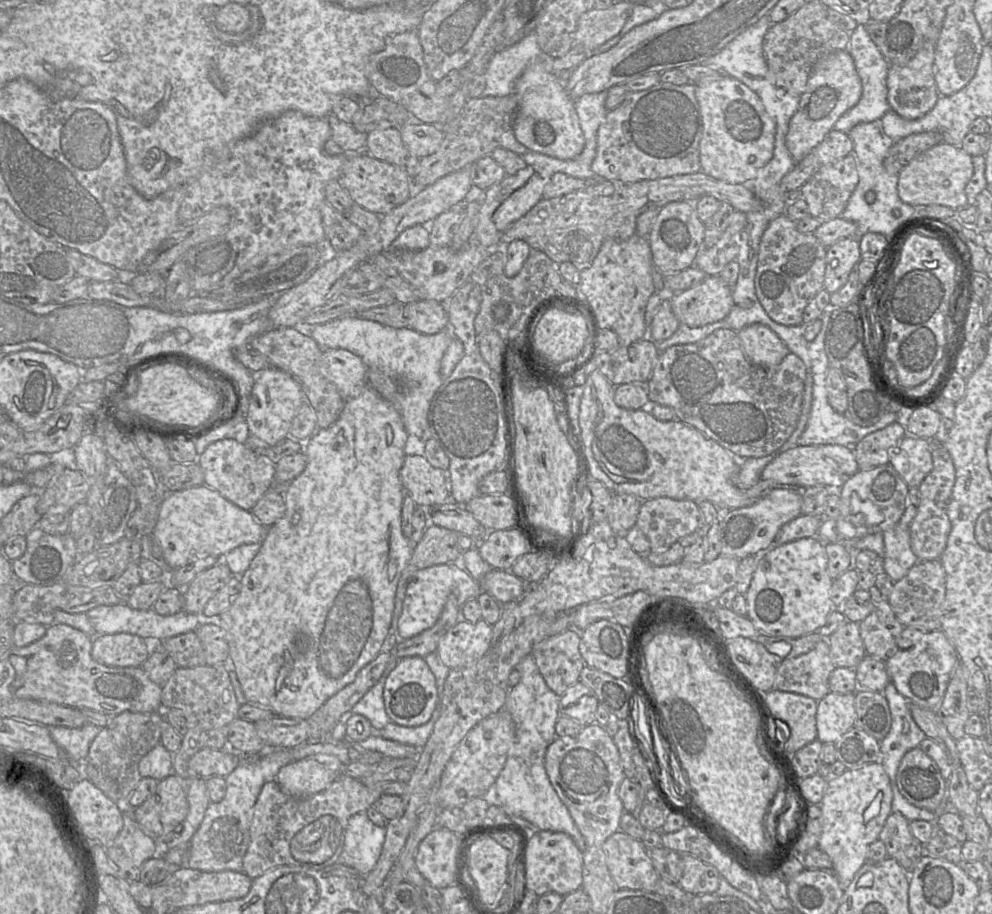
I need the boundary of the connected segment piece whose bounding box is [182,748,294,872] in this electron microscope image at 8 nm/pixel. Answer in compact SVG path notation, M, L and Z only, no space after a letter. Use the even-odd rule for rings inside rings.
M267 748L260 756L241 756L238 766L225 776L226 793L220 802L210 802L204 818L190 839L186 866L202 872L243 872L243 856L249 846L249 828L262 786L276 780L284 765L294 761L290 748Z

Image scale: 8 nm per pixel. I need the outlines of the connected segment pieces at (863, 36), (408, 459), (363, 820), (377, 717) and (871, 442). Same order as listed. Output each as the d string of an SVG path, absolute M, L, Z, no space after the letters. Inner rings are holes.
M858 24L850 33L847 51L854 60L857 73L862 81L863 90L859 102L845 112L834 124L833 129L845 133L848 133L857 124L879 121L883 115L890 110L887 101L887 75L890 64L872 41L865 25Z
M405 455L400 478L405 493L408 493L417 505L439 505L450 500L450 491L446 485L446 471L433 467L425 456Z
M366 812L351 816L336 863L355 869L360 875L367 875L379 859L385 834L386 828L374 824Z
M393 659L389 662L377 683L351 709L352 713L366 717L376 730L384 728L390 721L385 710L383 692L386 679L396 667L398 660Z
M898 422L866 435L853 449L859 470L870 470L889 464L890 449L907 434L906 428Z

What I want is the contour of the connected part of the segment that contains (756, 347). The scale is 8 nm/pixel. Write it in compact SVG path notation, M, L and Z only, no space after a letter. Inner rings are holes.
M752 324L737 332L747 358L755 365L775 367L790 350L786 344L763 324Z

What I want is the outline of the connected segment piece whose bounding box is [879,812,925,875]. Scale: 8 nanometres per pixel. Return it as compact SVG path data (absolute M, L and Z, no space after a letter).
M892 812L886 819L879 834L889 857L894 858L910 875L919 859L925 853L924 845L912 834L910 821L901 813Z

